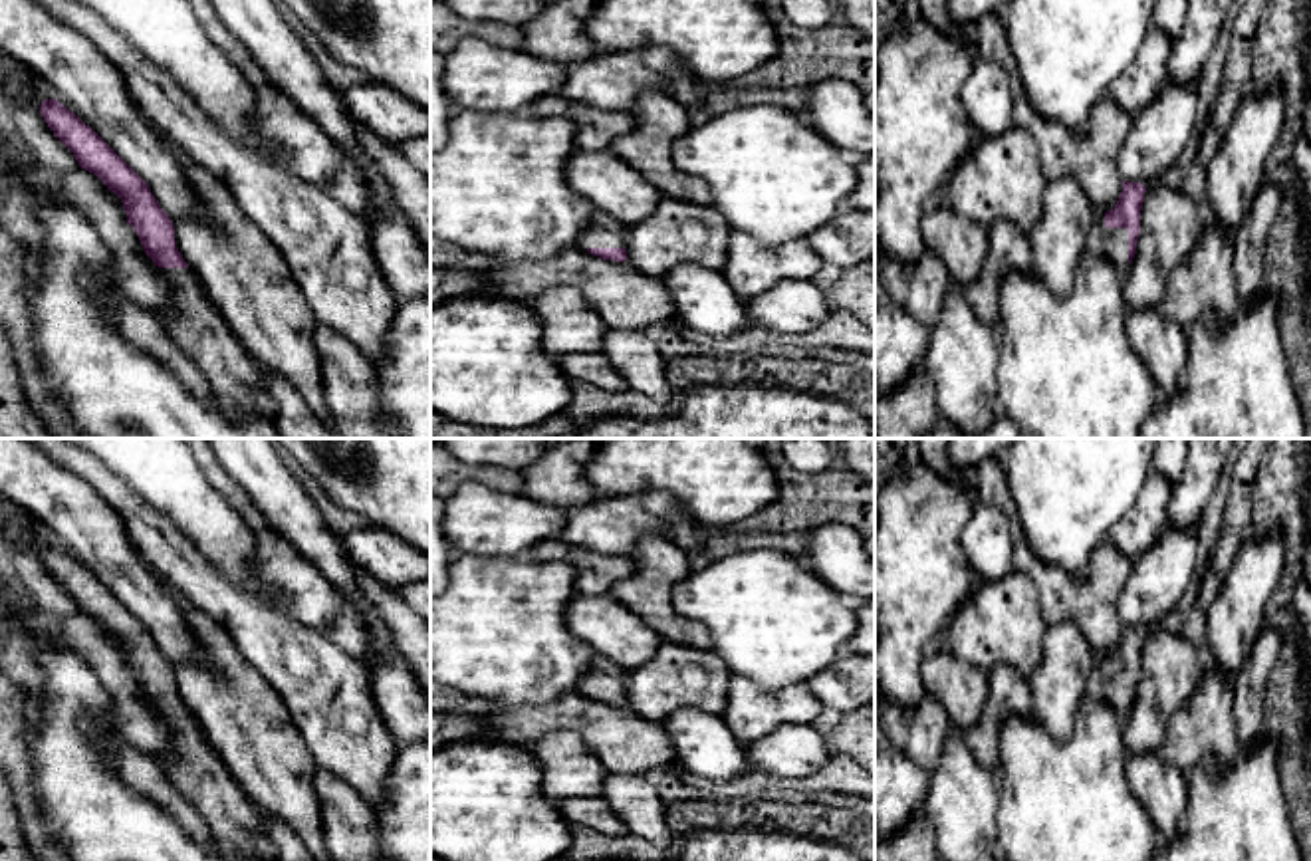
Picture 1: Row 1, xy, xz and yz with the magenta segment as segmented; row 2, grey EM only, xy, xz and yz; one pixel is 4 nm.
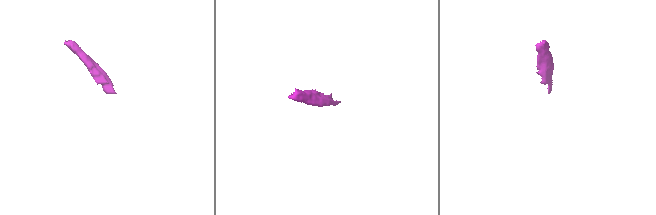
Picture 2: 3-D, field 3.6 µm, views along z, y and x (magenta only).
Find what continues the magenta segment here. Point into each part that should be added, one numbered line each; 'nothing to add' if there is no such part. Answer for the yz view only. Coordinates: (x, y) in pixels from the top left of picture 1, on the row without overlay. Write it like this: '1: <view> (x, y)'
1: yz (1109, 687)

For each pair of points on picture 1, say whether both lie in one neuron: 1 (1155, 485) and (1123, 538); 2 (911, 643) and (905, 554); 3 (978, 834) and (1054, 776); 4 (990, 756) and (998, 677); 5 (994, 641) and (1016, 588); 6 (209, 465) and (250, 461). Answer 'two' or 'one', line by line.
1: one
2: one
3: two
4: one
5: one
6: two

